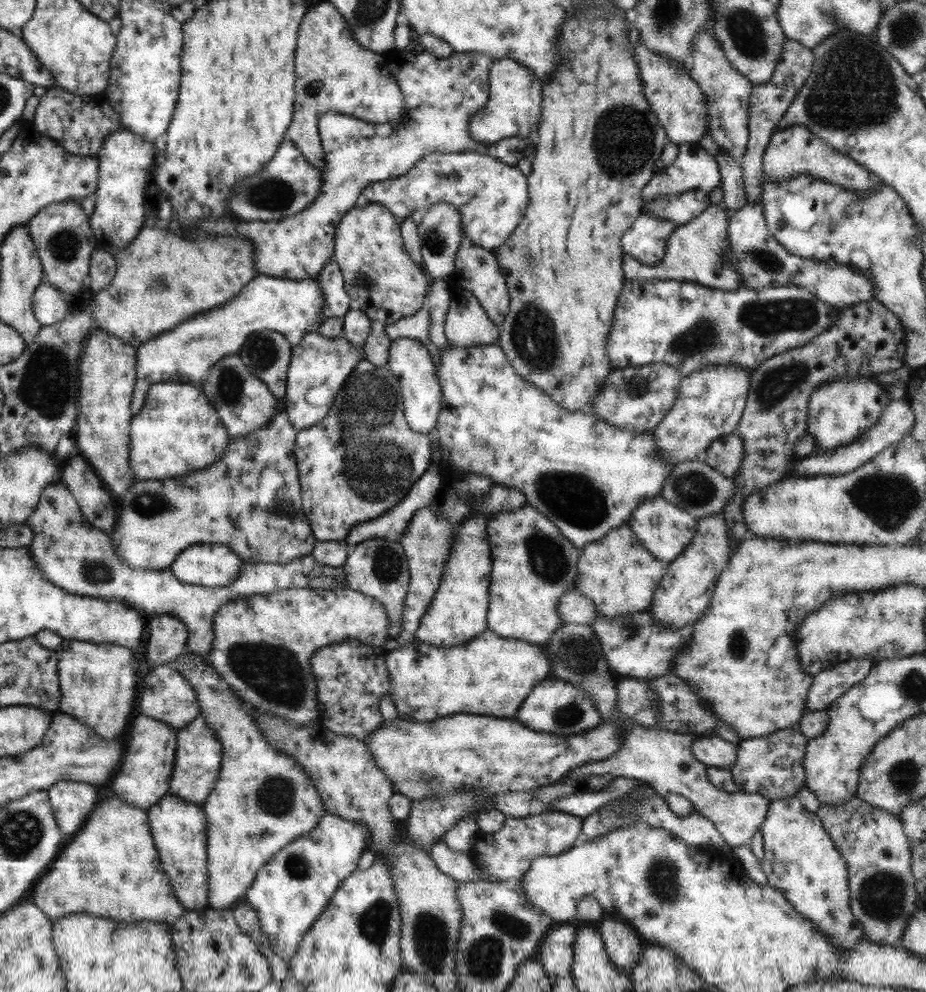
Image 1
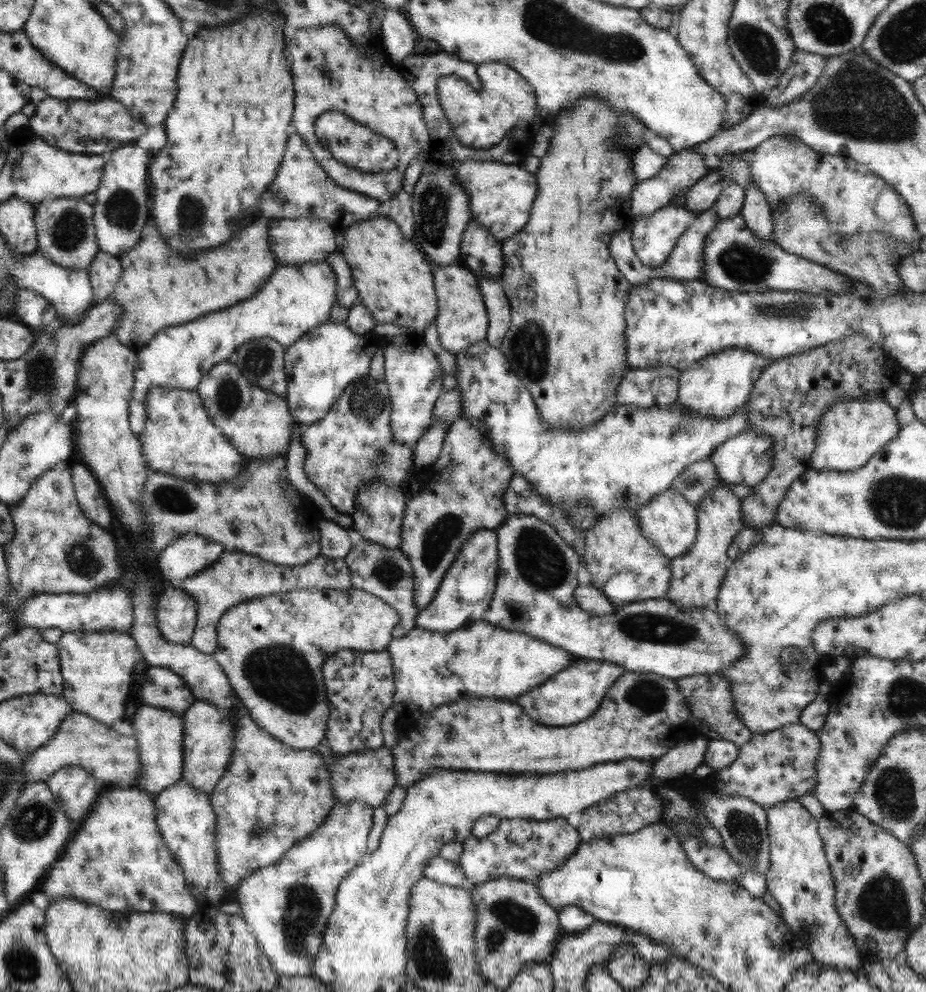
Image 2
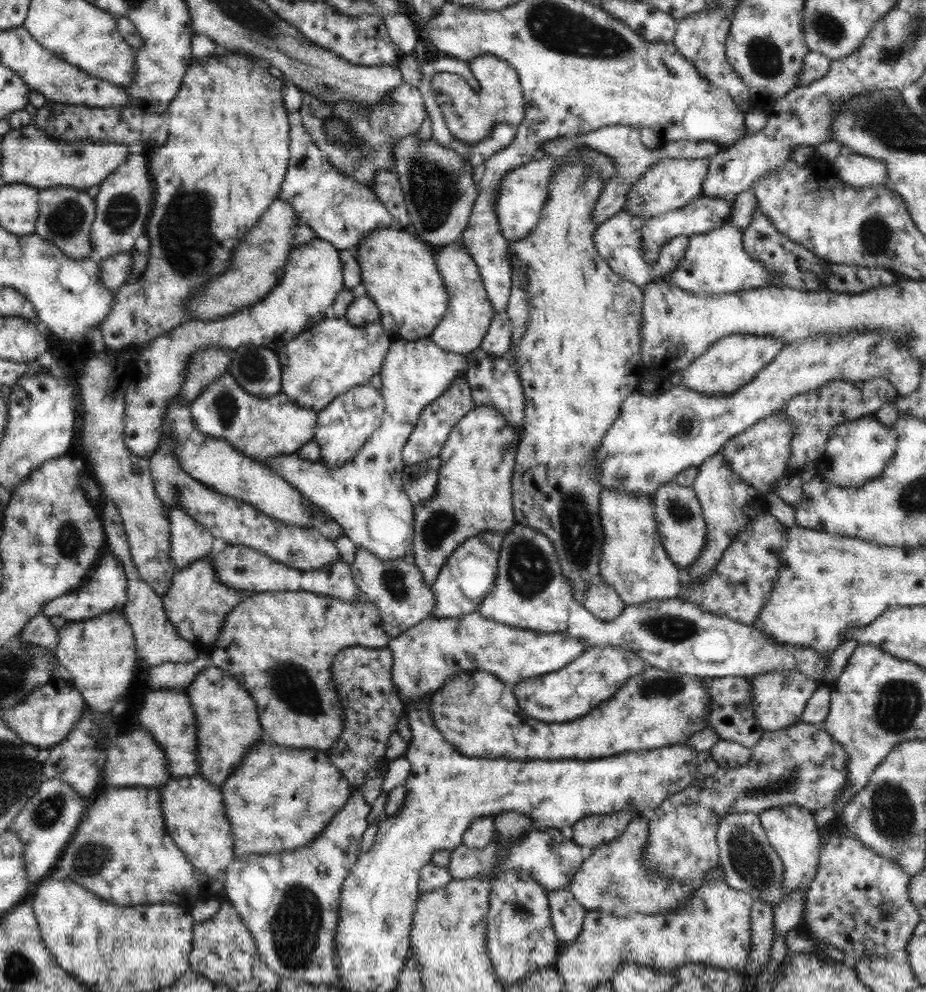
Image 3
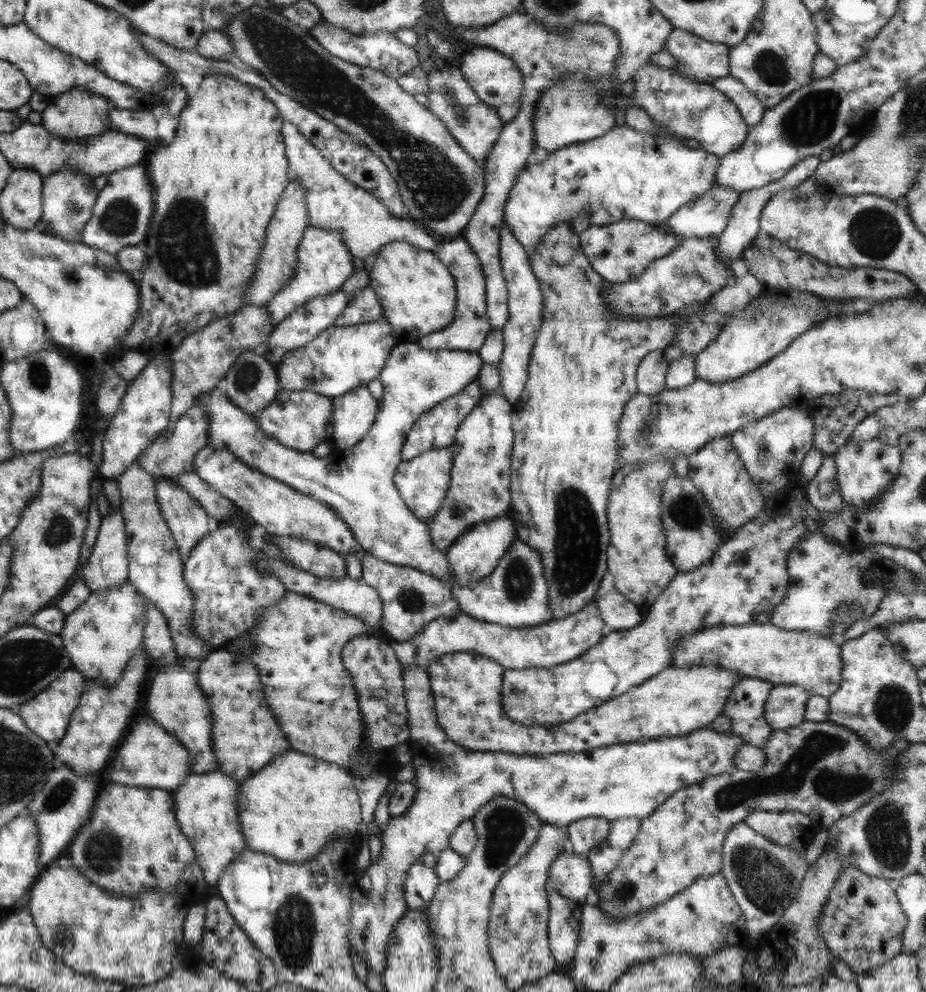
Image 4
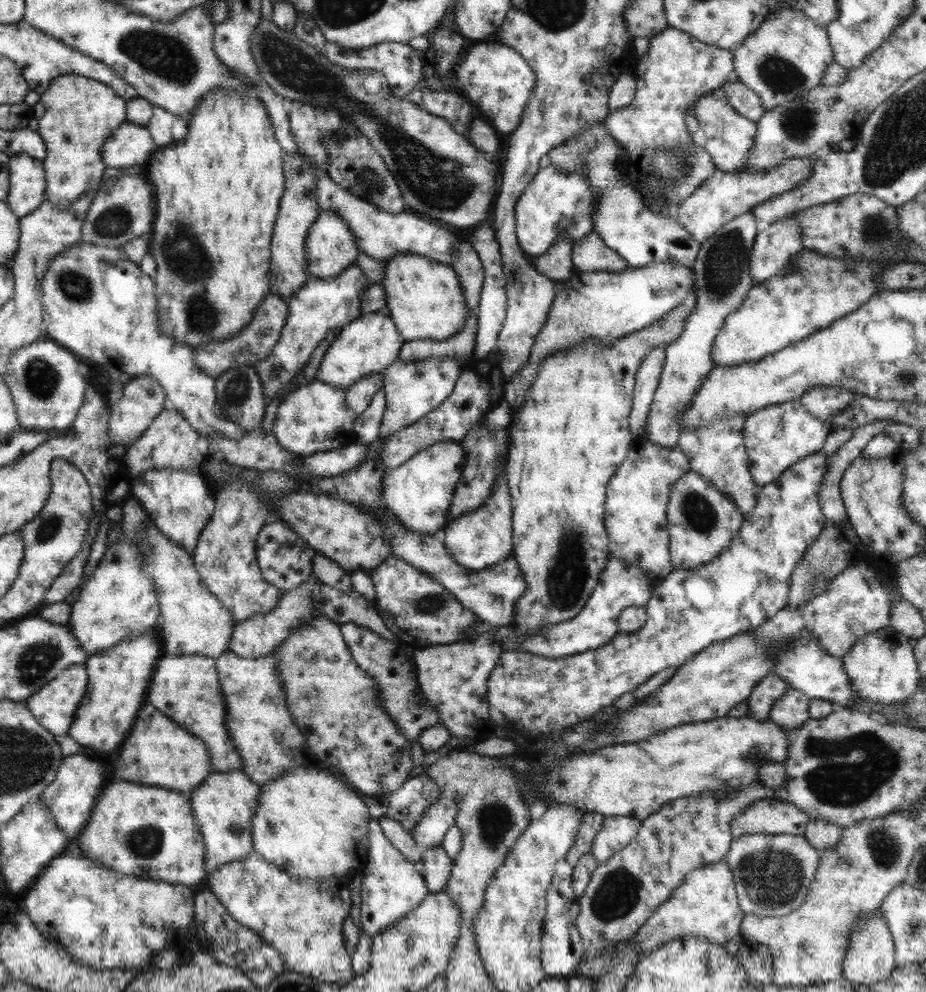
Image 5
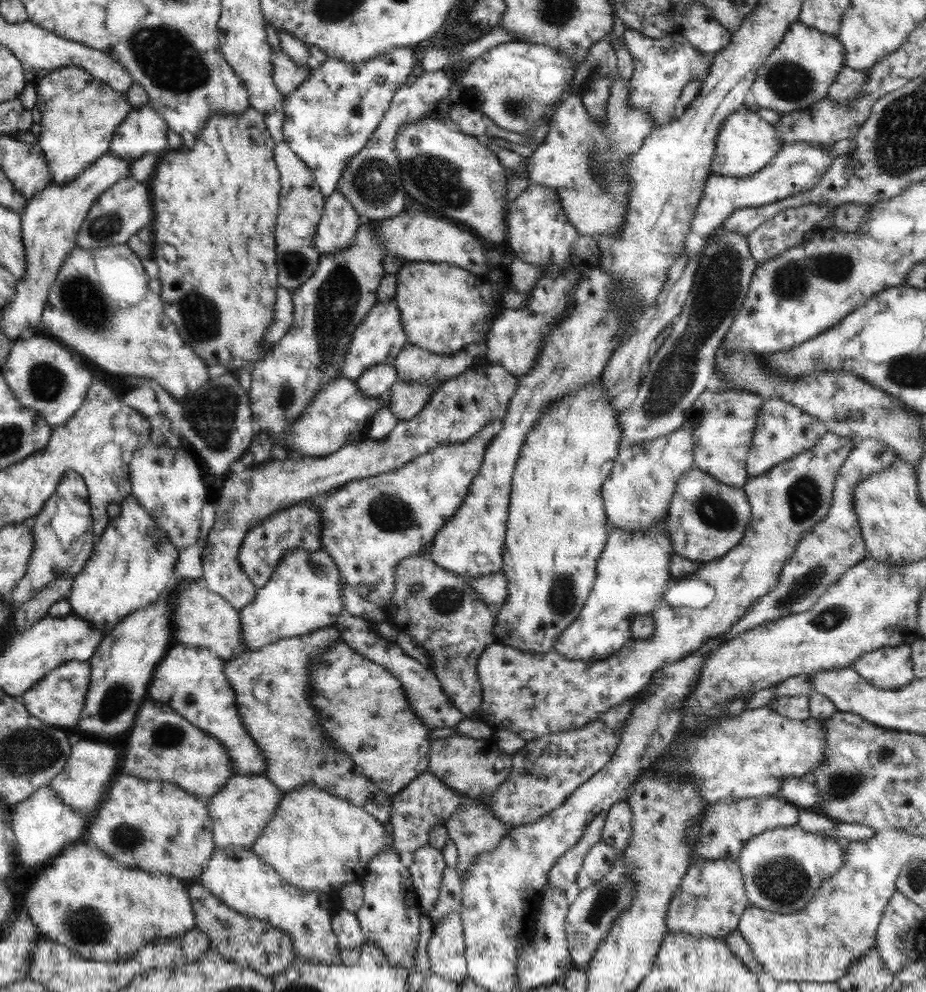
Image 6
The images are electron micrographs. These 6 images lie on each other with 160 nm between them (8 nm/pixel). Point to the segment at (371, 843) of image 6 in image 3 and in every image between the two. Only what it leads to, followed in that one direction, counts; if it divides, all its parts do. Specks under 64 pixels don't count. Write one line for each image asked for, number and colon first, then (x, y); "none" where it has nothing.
3: (277, 799)
4: (296, 804)
5: (309, 823)

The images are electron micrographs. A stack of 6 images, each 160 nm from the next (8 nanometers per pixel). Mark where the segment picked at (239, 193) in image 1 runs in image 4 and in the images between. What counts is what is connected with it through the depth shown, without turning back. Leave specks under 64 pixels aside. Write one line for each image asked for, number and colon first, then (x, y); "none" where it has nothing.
2: (300, 189)
3: (339, 210)
4: (362, 223)

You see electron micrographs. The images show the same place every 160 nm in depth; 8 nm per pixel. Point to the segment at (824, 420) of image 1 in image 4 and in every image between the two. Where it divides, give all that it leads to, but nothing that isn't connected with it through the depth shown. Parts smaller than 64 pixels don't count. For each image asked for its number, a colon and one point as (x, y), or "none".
2: (848, 433)
3: (857, 450)
4: (863, 471)

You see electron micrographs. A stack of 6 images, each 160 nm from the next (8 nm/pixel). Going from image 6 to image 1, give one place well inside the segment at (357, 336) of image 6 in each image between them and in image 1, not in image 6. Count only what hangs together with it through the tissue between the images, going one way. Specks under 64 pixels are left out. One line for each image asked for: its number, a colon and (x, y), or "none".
1: (318, 368)
2: (318, 366)
3: (325, 360)
4: (340, 358)
5: (365, 346)

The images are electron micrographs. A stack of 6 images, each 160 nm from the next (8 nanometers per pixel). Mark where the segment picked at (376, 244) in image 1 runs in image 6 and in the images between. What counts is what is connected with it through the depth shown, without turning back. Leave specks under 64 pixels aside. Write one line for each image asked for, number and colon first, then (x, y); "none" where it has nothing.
2: (393, 281)
3: (397, 270)
4: (416, 293)
5: (423, 298)
6: (442, 308)

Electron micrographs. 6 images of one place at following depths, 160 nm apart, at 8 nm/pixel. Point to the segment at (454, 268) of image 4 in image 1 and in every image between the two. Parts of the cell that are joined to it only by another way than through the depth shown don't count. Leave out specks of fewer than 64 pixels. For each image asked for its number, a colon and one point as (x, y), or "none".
1: (465, 324)
2: (461, 320)
3: (467, 316)

